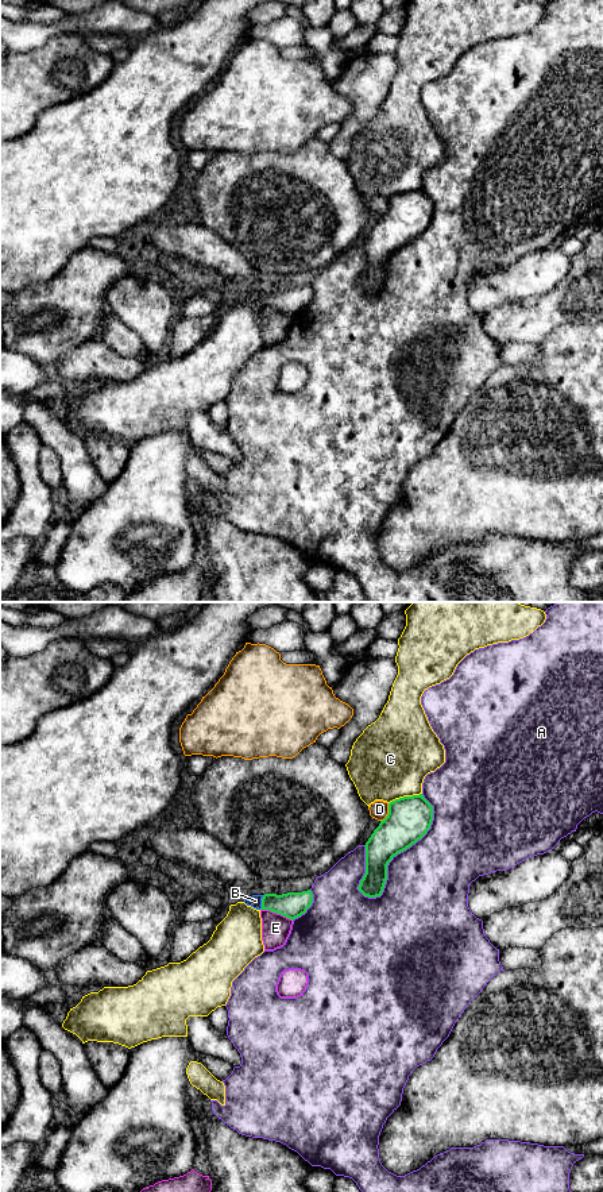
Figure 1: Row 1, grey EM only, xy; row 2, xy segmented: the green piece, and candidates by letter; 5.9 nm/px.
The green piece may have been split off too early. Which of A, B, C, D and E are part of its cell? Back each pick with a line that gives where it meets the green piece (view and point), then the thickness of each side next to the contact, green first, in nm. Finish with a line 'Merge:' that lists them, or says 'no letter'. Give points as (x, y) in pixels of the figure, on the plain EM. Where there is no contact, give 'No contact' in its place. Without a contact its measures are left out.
B: Touches green at xy (262, 297). Thickness 160 nm (green) against 80 nm
Merge: B

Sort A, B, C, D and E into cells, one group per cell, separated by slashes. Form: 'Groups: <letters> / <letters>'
Groups: A / B / C / D / E

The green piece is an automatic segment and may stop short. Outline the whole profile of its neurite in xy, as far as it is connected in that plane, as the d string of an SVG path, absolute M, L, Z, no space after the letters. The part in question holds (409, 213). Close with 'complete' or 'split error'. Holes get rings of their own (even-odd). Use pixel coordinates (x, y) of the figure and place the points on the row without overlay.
M422 189L389 198L389 209L366 238L366 269L357 285L368 293L380 292L387 261L394 251L421 235L430 224L433 201Z; complete

